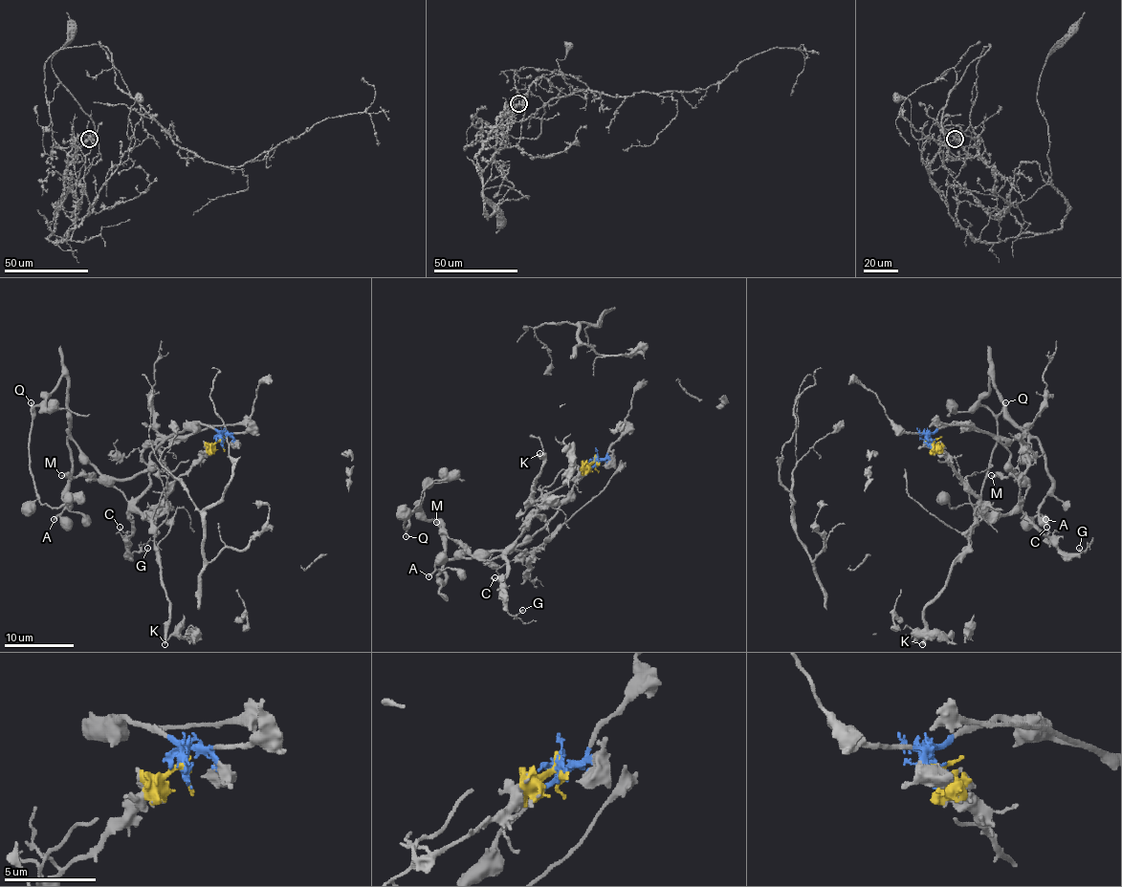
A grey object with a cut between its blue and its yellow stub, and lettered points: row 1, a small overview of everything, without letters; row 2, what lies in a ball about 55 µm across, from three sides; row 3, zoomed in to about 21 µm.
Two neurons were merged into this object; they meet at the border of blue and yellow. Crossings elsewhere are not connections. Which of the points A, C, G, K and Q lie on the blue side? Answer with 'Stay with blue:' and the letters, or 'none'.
Stay with blue: A, Q

